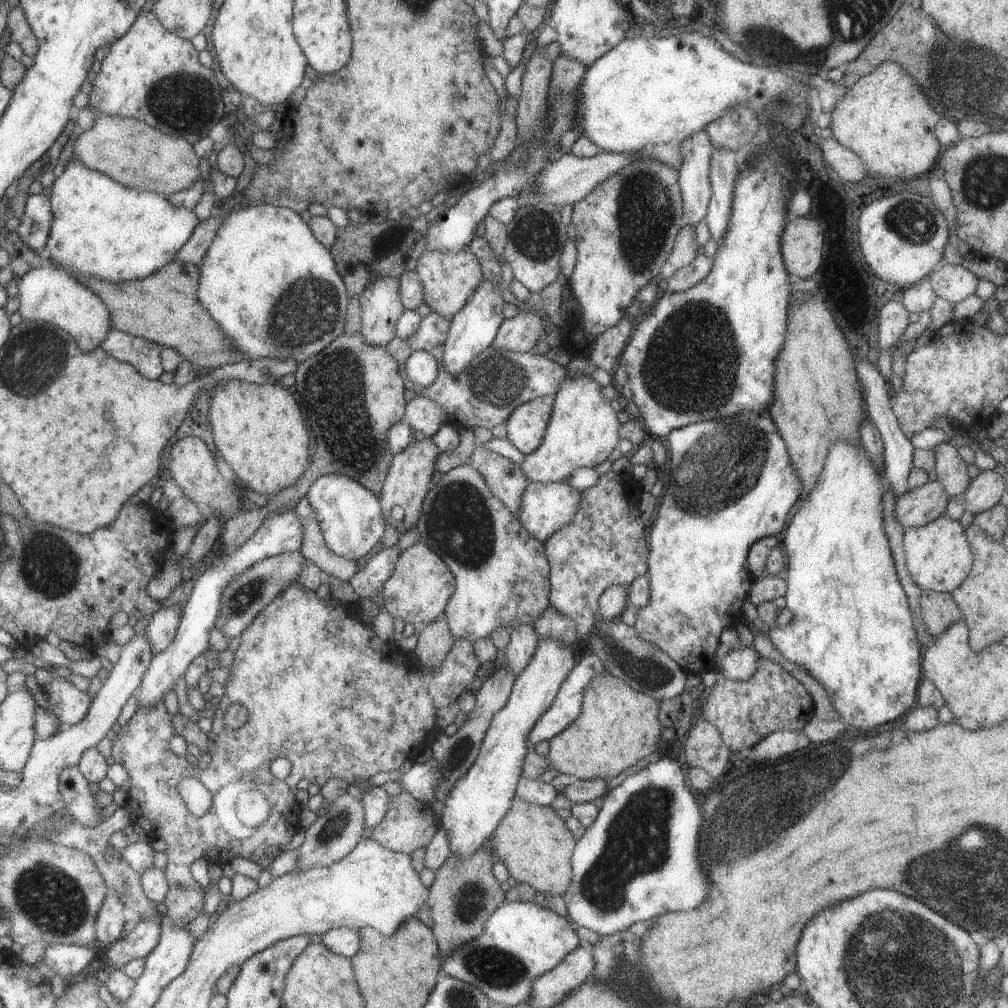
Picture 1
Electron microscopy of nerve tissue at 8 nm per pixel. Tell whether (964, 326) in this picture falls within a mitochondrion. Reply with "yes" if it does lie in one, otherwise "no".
no

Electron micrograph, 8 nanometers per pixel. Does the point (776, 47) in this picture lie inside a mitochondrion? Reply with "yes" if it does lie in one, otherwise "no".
yes

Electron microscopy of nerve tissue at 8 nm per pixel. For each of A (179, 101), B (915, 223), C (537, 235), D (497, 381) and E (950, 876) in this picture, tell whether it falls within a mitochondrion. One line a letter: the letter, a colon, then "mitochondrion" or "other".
A: mitochondrion
B: mitochondrion
C: mitochondrion
D: mitochondrion
E: mitochondrion

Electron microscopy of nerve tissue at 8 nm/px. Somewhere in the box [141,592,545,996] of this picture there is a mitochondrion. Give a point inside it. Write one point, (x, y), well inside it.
(500, 970)

